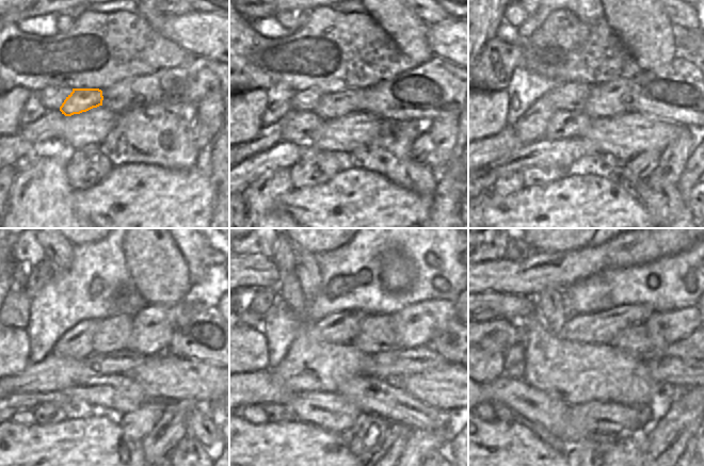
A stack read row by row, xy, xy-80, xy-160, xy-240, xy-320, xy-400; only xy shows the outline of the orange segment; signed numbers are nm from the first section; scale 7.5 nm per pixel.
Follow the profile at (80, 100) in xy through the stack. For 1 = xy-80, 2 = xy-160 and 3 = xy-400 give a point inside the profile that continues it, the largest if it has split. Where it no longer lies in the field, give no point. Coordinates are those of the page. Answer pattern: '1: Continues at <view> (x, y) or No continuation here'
1: Continues at xy-80 (331, 106)
2: Continues at xy-160 (612, 98)
3: Continues at xy-400 (671, 325)

